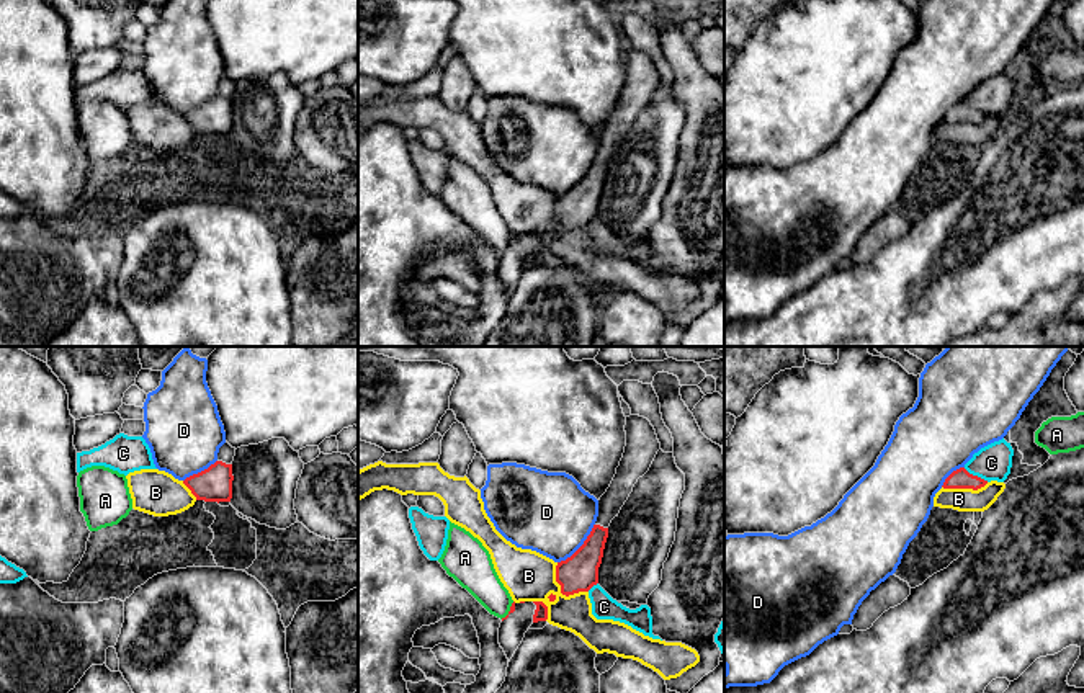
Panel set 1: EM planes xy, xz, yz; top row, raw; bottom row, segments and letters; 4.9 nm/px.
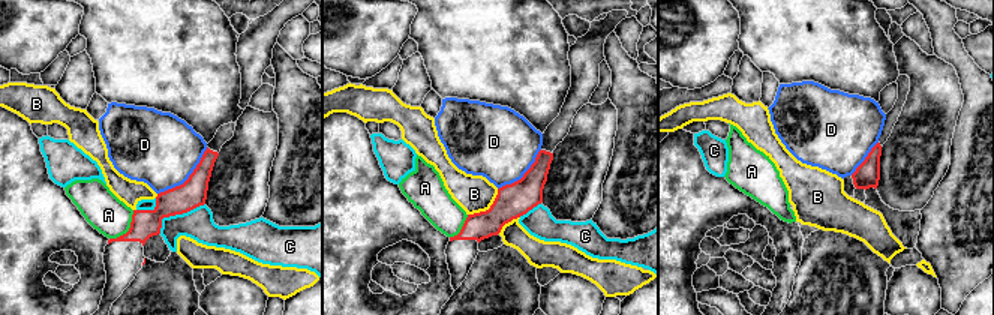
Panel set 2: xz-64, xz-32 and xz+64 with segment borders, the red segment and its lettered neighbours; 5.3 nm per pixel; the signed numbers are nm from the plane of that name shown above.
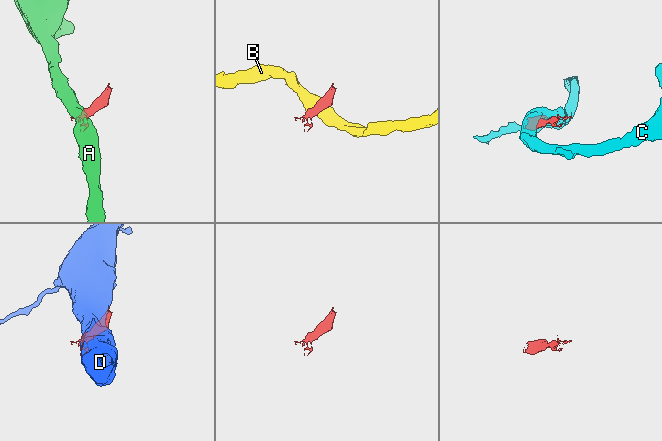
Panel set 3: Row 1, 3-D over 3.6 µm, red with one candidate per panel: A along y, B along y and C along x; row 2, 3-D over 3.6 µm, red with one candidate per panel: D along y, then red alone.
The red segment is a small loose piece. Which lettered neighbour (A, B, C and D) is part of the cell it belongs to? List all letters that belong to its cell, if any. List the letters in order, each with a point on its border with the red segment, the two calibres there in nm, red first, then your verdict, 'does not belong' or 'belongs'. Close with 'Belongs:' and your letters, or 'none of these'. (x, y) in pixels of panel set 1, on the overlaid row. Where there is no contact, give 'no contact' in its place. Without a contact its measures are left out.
A: meets red in xz at (509, 612); 30 nm thick on the red side, 180 nm on the other; does not belong
B: meets red in xz at (561, 590); 190 nm thick on the red side, 260 nm on the other; does not belong
C: meets red in yz at (976, 476); 100 nm thick on the red side, 180 nm on the other; does not belong
D: meets red in xz at (581, 546); 190 nm thick on the red side, 400 nm on the other; does not belong
Belongs: none of these

